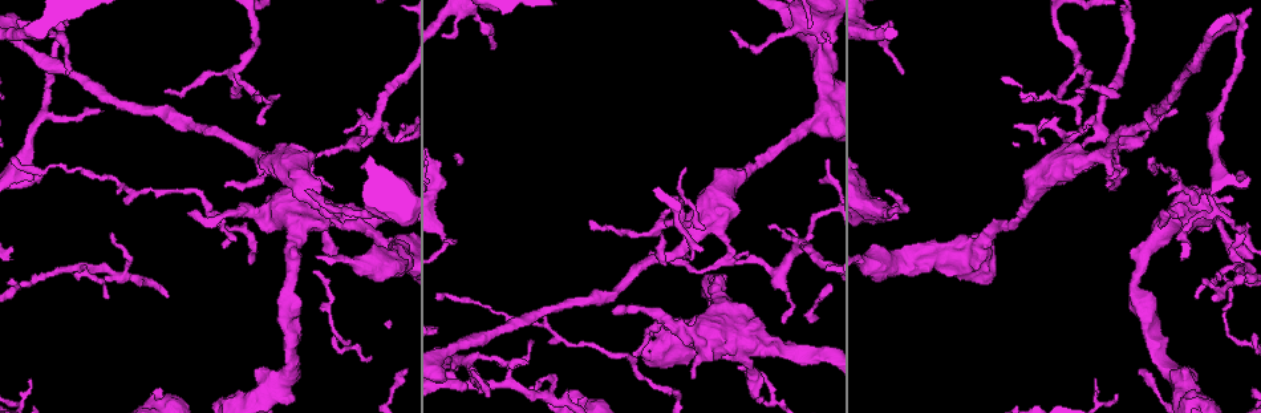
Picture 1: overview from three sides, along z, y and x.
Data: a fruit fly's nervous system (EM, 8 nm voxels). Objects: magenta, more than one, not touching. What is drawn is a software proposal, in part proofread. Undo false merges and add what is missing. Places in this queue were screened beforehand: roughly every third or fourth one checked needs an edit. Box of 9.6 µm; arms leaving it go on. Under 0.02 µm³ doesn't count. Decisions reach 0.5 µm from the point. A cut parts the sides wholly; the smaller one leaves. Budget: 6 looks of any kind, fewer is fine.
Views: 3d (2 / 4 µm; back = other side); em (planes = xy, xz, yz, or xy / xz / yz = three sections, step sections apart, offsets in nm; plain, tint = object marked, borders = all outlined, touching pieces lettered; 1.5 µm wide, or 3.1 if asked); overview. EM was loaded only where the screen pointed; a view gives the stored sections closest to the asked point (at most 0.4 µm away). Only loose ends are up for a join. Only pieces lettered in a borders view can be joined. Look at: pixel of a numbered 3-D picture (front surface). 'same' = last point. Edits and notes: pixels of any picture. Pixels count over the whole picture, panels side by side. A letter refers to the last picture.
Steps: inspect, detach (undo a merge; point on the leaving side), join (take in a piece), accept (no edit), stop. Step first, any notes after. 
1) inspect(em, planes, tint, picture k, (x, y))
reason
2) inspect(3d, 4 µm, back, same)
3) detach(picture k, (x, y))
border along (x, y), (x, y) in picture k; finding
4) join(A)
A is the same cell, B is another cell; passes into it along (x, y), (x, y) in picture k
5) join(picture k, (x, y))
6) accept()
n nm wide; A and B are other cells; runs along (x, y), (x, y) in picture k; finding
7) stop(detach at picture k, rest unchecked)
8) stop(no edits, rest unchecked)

inspect(3d, 2 µm, picture 1, (305, 190))
thin end

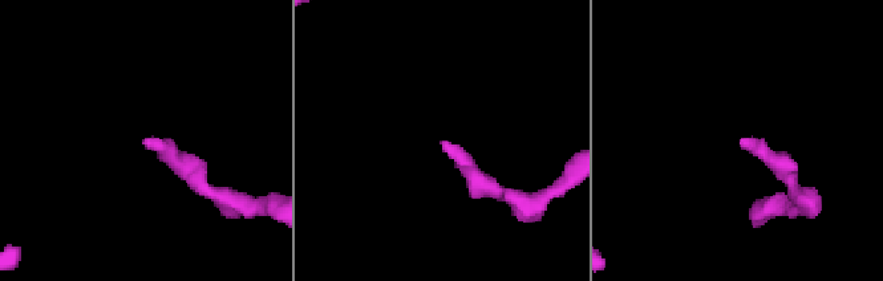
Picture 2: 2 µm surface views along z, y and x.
inspect(em, planes, plain, picture 2, (146, 140))

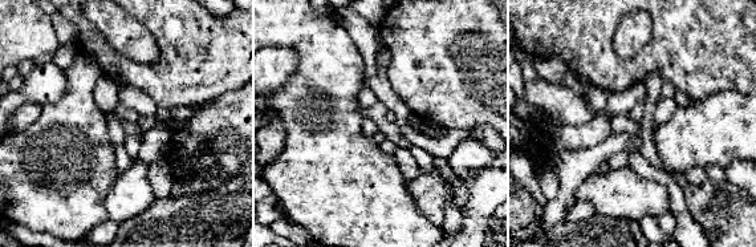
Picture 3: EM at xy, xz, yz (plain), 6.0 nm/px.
inspect(em, planes, borders, same)

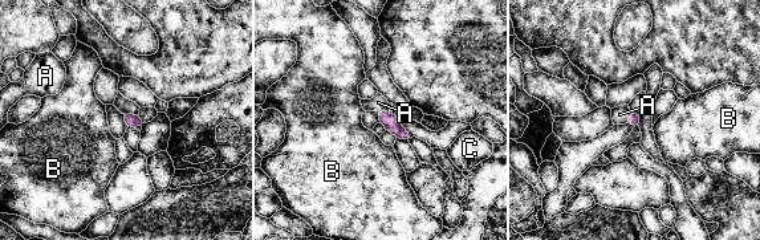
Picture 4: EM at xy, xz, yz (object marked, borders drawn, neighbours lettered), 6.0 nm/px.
join(A)
A is the same cell, B and C are other cells; passes into it along (634, 120), (628, 118), (620, 114) in picture 4; it goes on there

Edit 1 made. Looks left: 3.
inspect(em, planes, tint, picture 1, (96, 109))
an open end

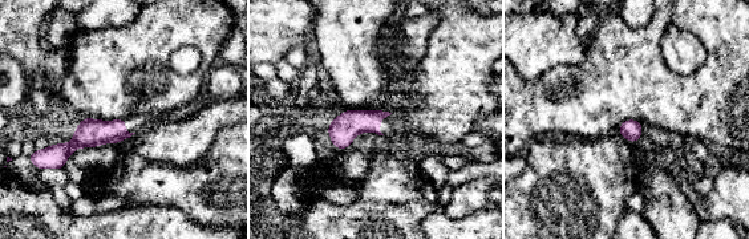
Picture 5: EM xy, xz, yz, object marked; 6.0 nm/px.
inspect(em, planes, borders, same)
see the neighbours

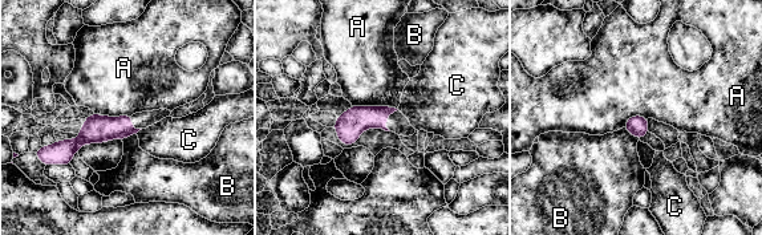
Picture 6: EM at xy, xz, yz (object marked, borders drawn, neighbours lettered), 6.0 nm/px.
accept()
A touches over 280 nm; A, B and C are other cells; runs along (128, 118), (93, 130), (60, 159) in picture 6; none of them fits

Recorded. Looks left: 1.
stop(join at picture 4, rest unchecked)

